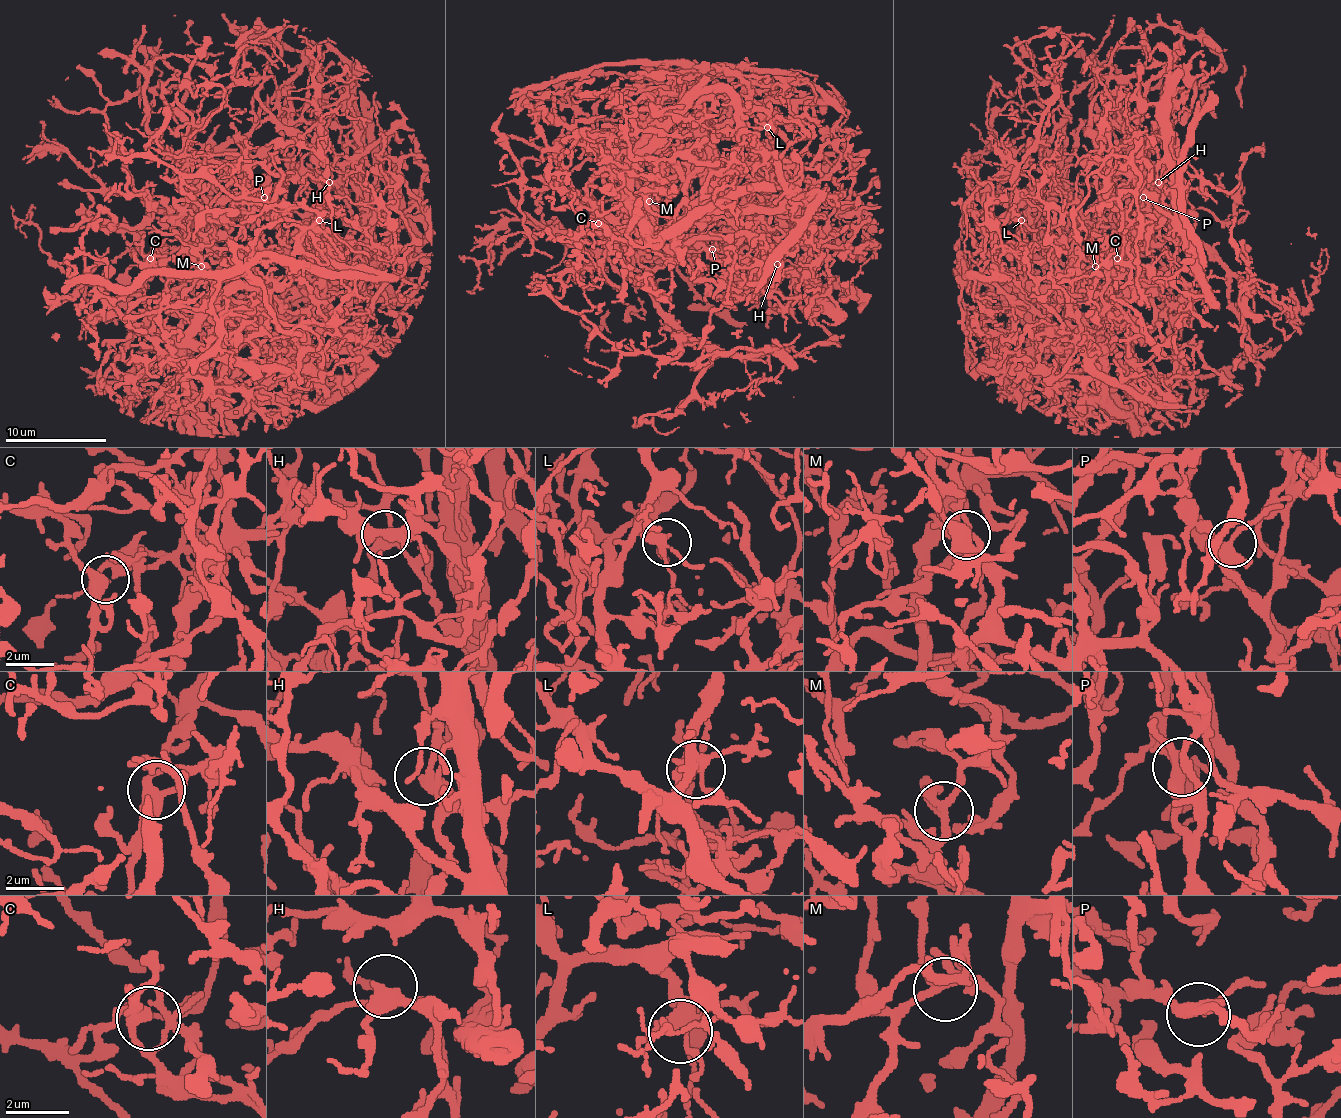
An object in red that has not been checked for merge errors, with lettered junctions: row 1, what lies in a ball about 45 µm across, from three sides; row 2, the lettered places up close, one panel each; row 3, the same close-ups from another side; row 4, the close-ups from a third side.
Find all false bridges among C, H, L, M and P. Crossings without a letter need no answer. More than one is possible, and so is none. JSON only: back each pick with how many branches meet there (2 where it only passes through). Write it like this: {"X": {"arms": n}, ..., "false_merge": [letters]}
{"false_merge": []}

